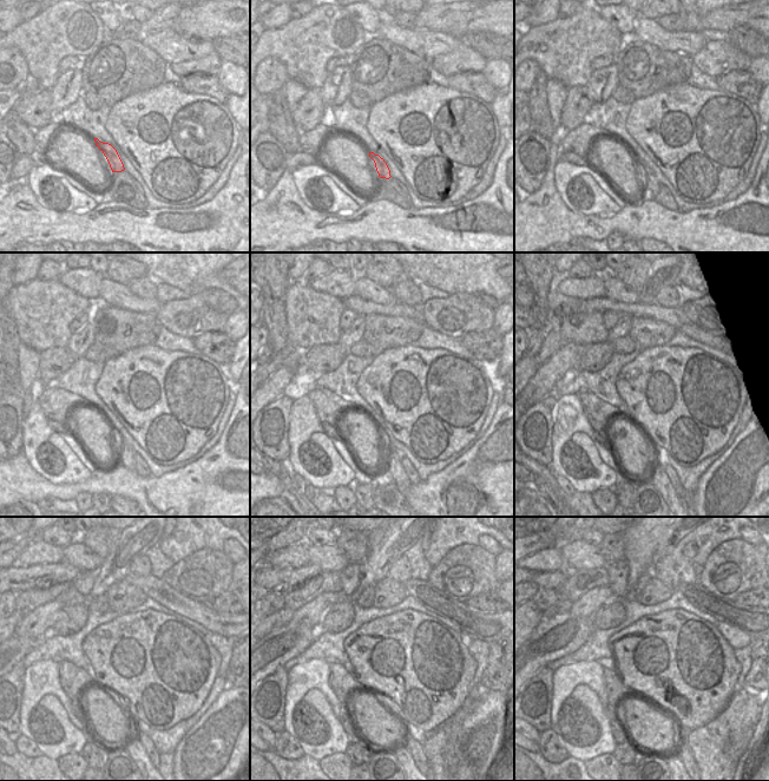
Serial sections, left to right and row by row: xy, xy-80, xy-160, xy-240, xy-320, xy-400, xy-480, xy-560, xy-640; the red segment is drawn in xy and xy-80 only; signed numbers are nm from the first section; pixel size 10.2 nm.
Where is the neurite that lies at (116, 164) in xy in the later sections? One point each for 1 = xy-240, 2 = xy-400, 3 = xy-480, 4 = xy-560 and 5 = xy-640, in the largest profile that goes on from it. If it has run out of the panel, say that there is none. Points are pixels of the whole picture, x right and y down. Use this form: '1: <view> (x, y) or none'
1: xy-240 (126, 454)
2: xy-400 (658, 476)
3: xy-480 (136, 750)
4: xy-560 (400, 752)
5: xy-640 (665, 756)

